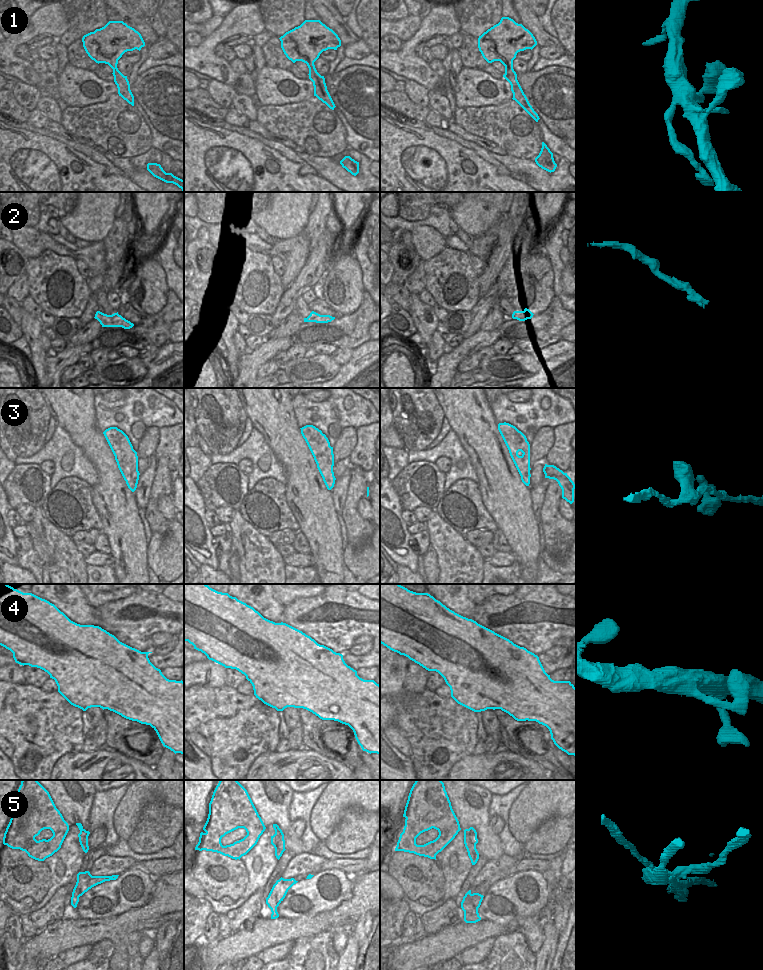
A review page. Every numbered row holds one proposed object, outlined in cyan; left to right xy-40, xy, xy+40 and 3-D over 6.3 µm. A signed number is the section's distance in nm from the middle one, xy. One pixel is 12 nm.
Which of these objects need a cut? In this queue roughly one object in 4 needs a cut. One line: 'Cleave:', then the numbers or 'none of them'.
Cleave: 5

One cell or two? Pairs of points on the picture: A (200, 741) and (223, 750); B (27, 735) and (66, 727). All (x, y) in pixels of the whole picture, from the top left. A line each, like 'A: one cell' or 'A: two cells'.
A: two cells
B: one cell

